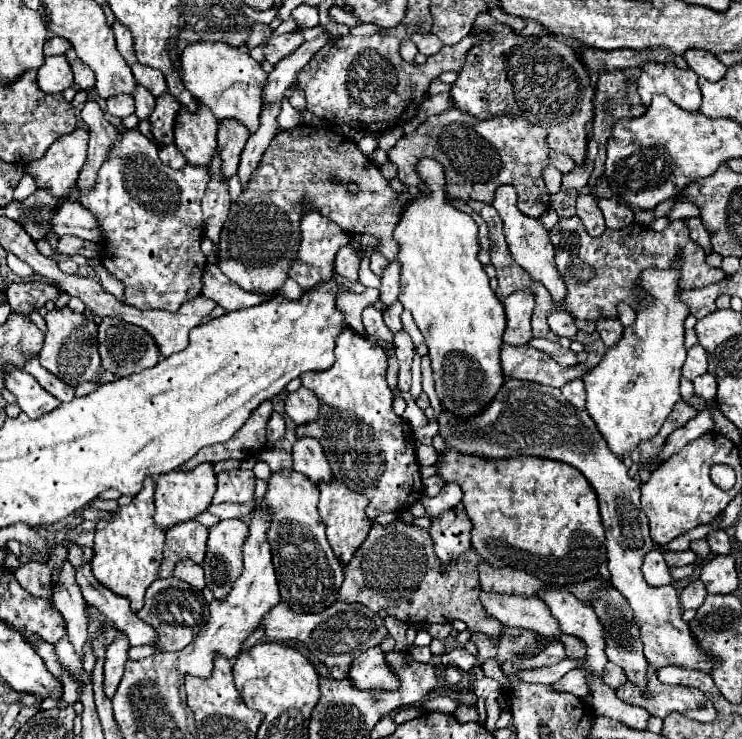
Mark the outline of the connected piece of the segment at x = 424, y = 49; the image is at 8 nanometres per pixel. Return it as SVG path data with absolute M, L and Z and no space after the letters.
M426 33L426 35L413 35L413 43L417 46L420 53L424 53L426 57L438 53L442 49L442 41L434 35L434 33Z

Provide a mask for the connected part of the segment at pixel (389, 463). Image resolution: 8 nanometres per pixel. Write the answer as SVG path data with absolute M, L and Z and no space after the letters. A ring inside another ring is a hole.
M346 327L342 335L336 339L334 365L326 371L316 371L316 373L310 371L300 377L302 385L314 391L320 401L320 419L312 421L310 425L300 425L296 433L298 437L308 435L322 443L324 453L332 467L332 475L344 481L348 487L358 489L370 499L370 505L366 507L366 515L370 519L382 513L396 513L398 509L400 511L408 509L424 497L420 465L416 461L416 451L414 451L414 437L410 425L402 417L398 417L392 409L394 395L386 383L386 371L388 371L388 357L384 349Z

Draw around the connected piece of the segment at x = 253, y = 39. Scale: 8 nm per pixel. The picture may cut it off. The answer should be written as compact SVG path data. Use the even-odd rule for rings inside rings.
M254 23L254 25L250 27L250 39L248 39L248 47L256 47L256 45L264 43L264 41L270 37L270 33L272 33L270 25L266 25L266 23Z

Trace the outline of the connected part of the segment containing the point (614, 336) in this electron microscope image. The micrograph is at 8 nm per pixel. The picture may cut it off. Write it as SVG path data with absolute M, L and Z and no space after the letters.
M618 319L600 321L600 323L596 323L596 329L598 329L602 341L606 343L606 347L614 347L622 339L622 333L624 333L624 327Z

